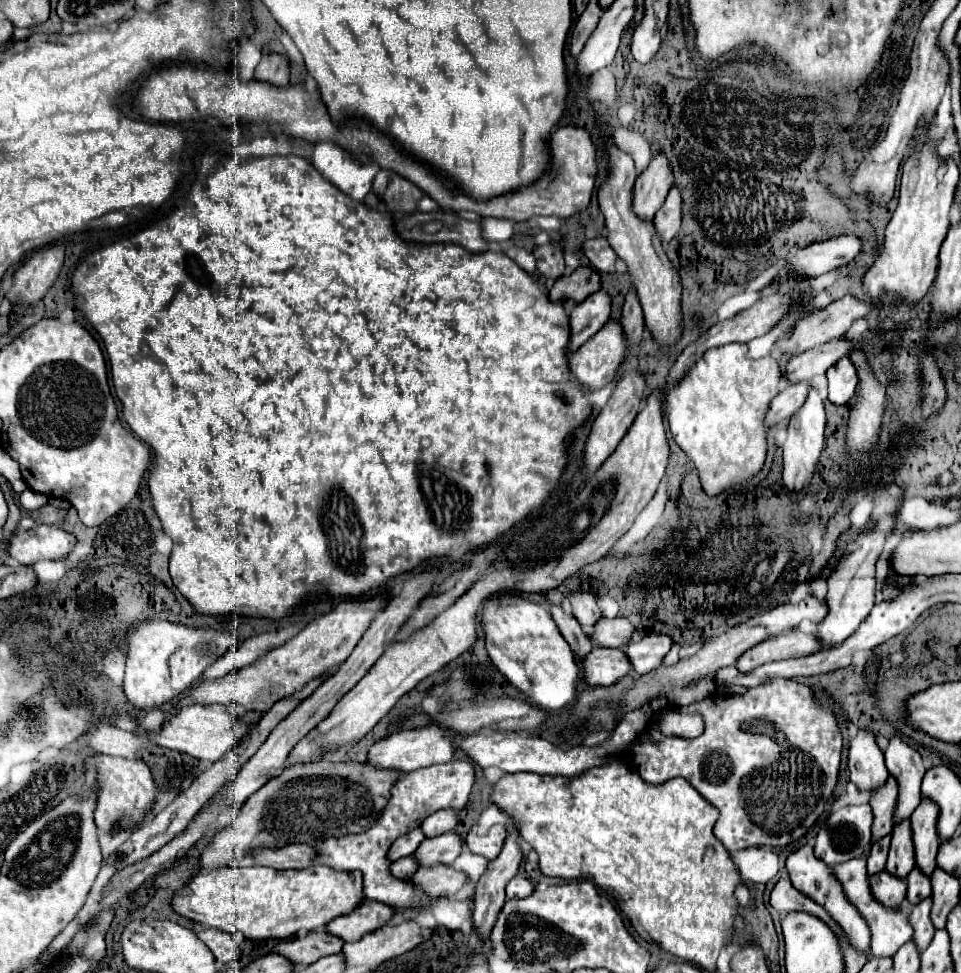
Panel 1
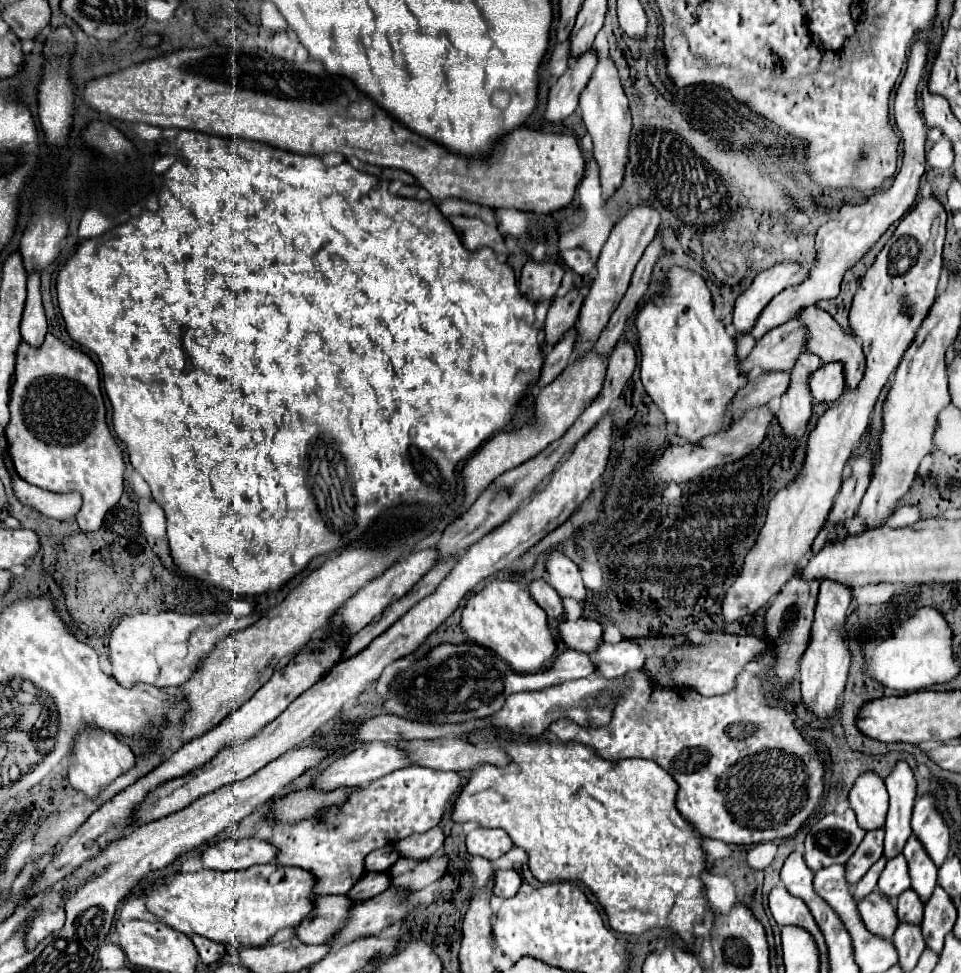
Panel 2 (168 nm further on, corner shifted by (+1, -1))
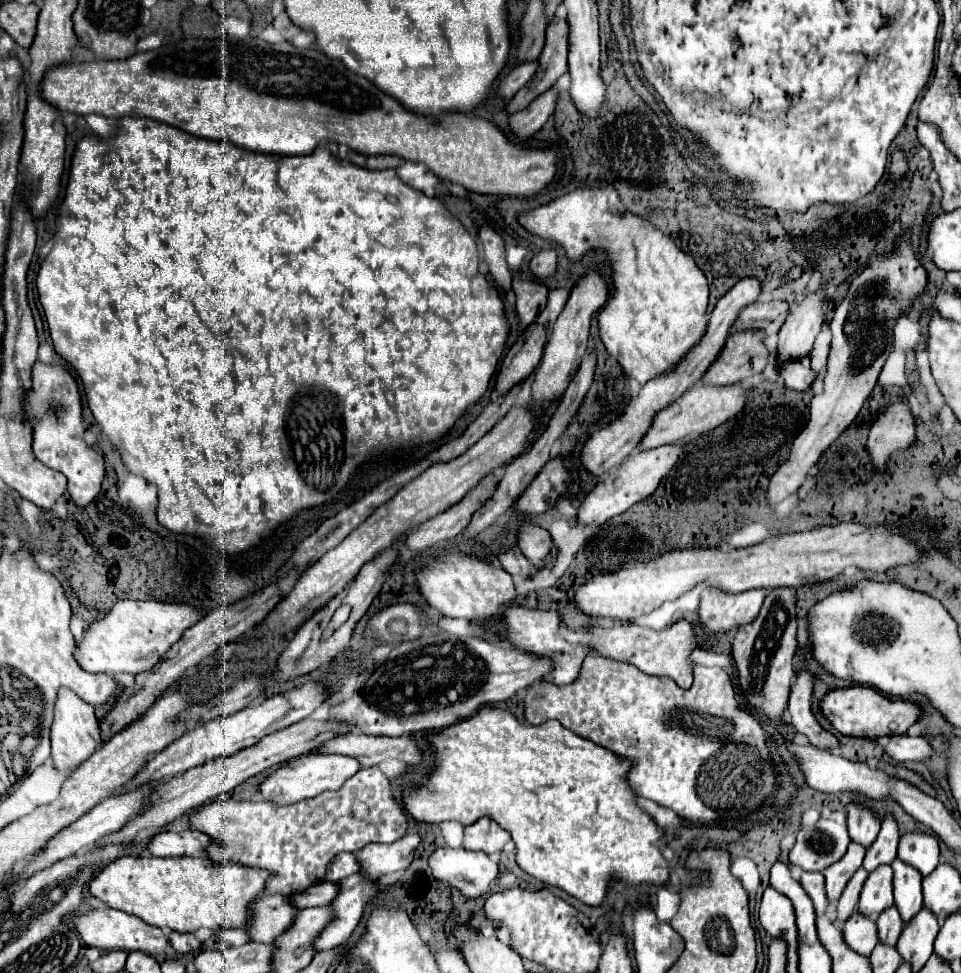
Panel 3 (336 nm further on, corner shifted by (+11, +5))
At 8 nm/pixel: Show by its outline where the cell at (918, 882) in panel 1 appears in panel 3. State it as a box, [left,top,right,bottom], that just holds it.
[876,906,904,944]

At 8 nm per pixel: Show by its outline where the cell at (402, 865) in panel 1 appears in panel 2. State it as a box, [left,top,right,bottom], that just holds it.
[346,872,390,902]

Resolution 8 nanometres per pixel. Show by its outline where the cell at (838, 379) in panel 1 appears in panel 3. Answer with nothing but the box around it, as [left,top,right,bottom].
[780,358,818,392]

